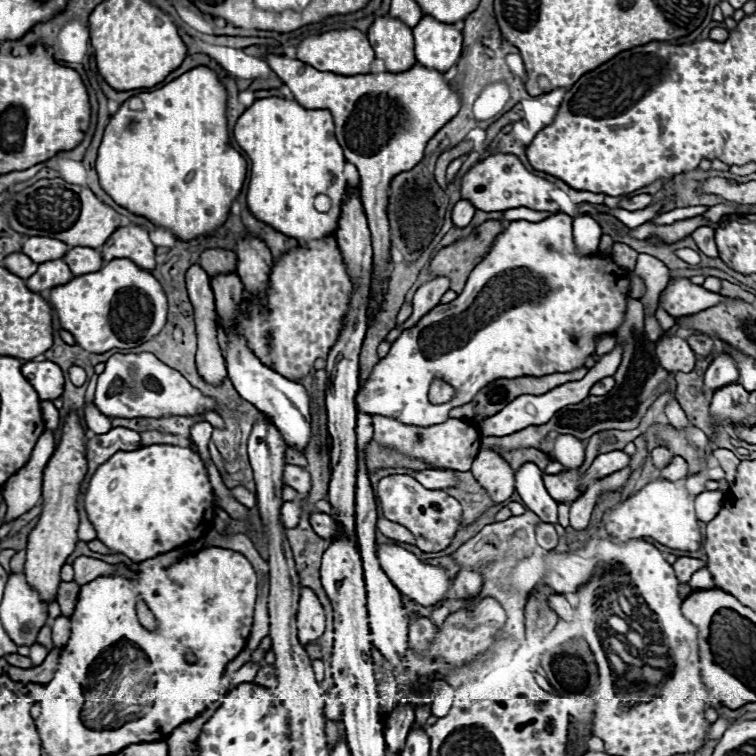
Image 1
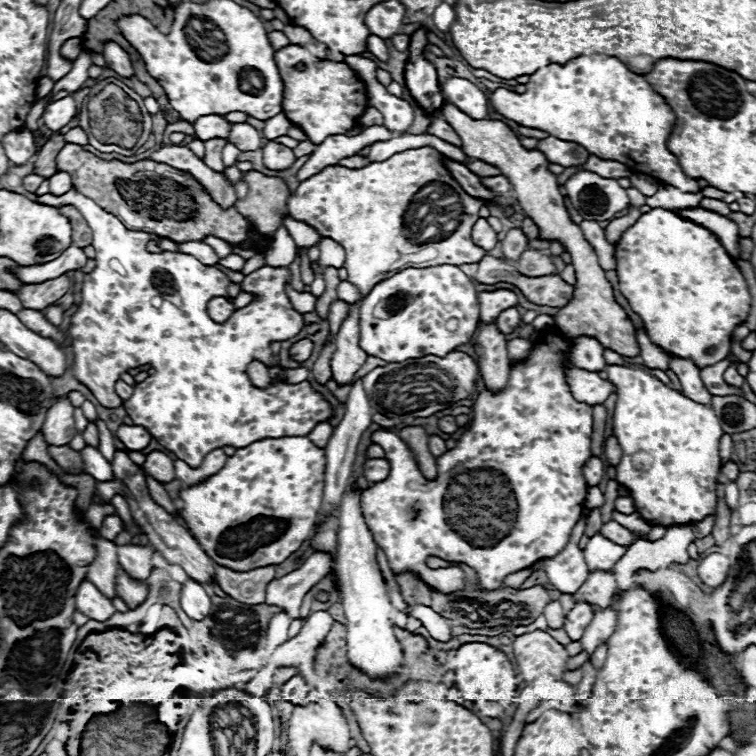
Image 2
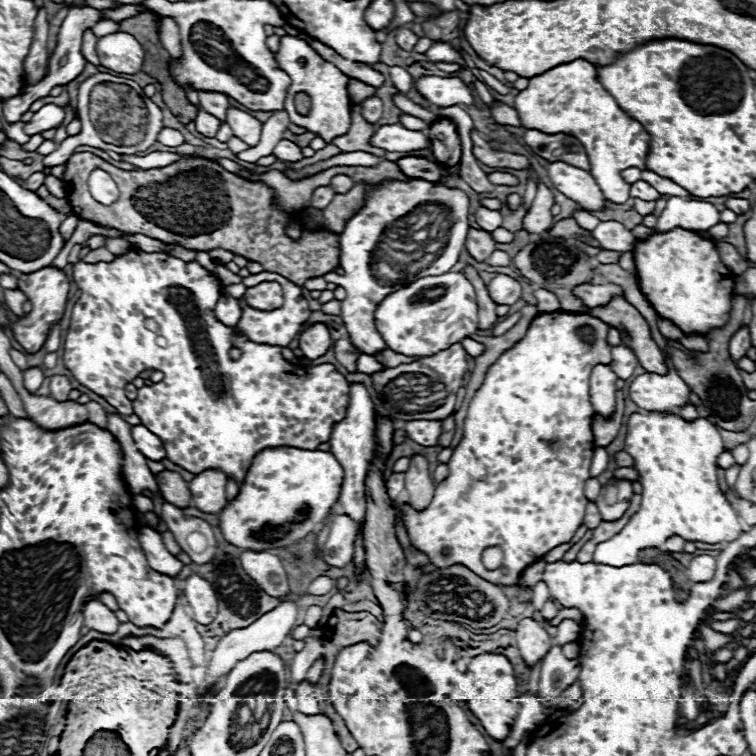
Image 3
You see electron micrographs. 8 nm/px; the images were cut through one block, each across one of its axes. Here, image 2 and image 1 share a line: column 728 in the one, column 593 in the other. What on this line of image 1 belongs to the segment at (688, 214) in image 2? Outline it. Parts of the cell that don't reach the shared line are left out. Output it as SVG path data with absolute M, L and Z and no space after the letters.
M586 214L574 218L574 244L578 254L594 254L598 250L600 236L602 236L600 224L594 218Z

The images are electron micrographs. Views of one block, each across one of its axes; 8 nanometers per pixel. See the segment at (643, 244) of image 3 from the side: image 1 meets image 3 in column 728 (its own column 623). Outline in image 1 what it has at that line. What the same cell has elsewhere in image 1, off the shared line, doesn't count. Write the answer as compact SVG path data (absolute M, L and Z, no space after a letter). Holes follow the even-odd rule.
M554 214L542 222L510 222L494 240L486 258L472 270L464 292L454 302L432 308L414 328L404 330L396 338L388 356L374 366L370 378L358 390L356 408L372 416L392 416L404 424L432 426L446 422L452 408L468 404L494 378L520 378L522 374L546 376L584 366L584 358L596 352L598 338L602 334L614 334L622 324L628 298L628 270L606 256L580 256L574 250L572 216L568 214ZM572 336L578 340L574 342ZM434 376L456 390L450 402L432 404L428 400L428 388Z

